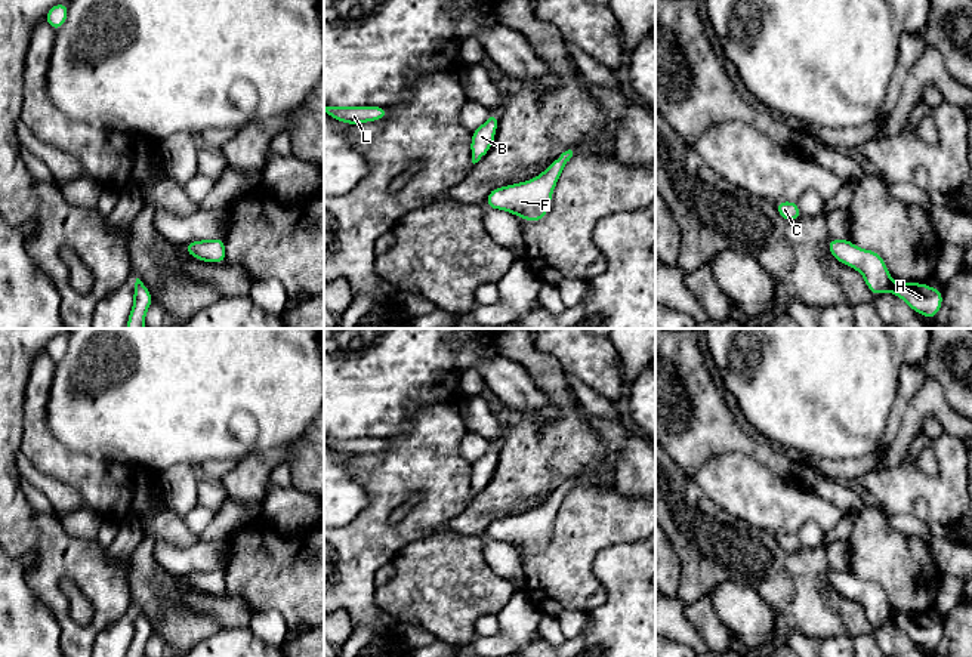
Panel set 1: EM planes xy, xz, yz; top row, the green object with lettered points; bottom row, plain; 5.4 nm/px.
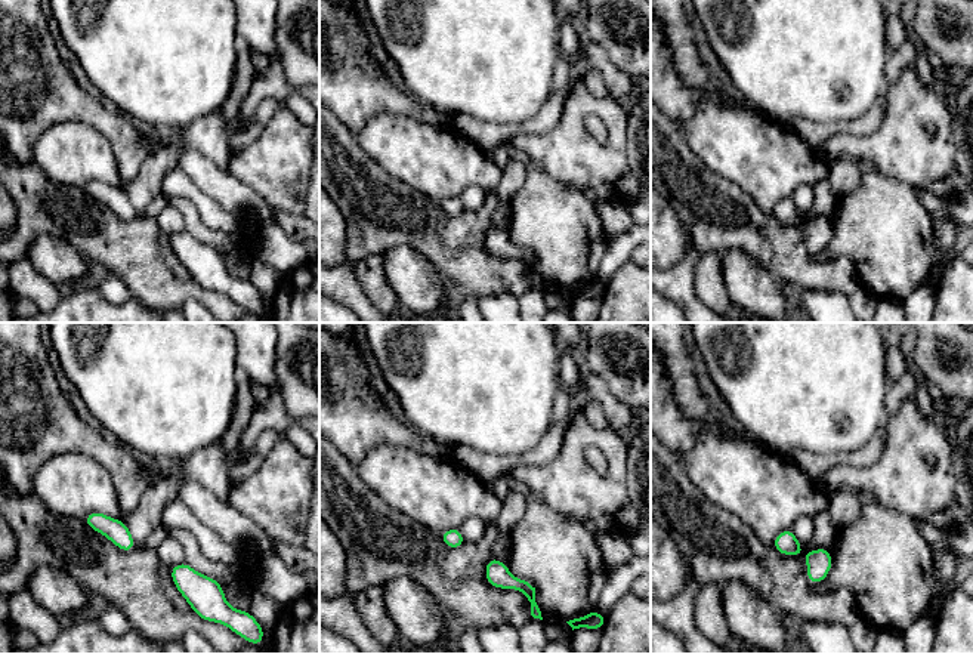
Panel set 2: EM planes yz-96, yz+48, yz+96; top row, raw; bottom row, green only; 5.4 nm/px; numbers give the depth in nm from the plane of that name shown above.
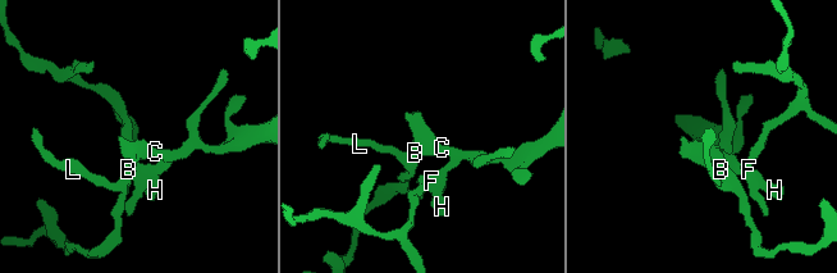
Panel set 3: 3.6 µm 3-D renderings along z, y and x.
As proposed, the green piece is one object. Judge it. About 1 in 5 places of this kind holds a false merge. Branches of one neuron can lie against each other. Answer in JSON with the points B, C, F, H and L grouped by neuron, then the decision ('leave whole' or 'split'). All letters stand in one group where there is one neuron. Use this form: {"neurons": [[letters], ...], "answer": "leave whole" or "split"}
{"neurons": [["B", "C", "F", "H", "L"]], "answer": "leave whole"}

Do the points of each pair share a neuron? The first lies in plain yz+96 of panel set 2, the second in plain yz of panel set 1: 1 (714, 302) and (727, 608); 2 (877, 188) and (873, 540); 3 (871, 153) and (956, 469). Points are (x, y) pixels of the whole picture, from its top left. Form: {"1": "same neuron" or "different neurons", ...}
{"1": "different neurons", "2": "same neuron", "3": "same neuron"}

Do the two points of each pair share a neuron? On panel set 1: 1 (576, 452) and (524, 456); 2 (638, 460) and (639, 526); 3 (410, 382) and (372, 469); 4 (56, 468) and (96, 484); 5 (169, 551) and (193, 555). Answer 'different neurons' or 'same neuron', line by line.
1: same neuron
2: different neurons
3: different neurons
4: same neuron
5: same neuron

